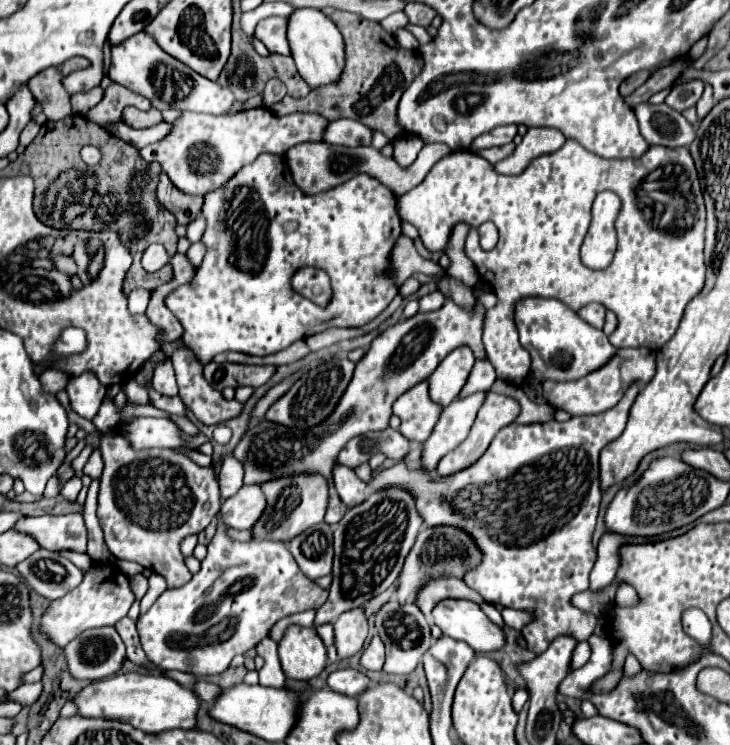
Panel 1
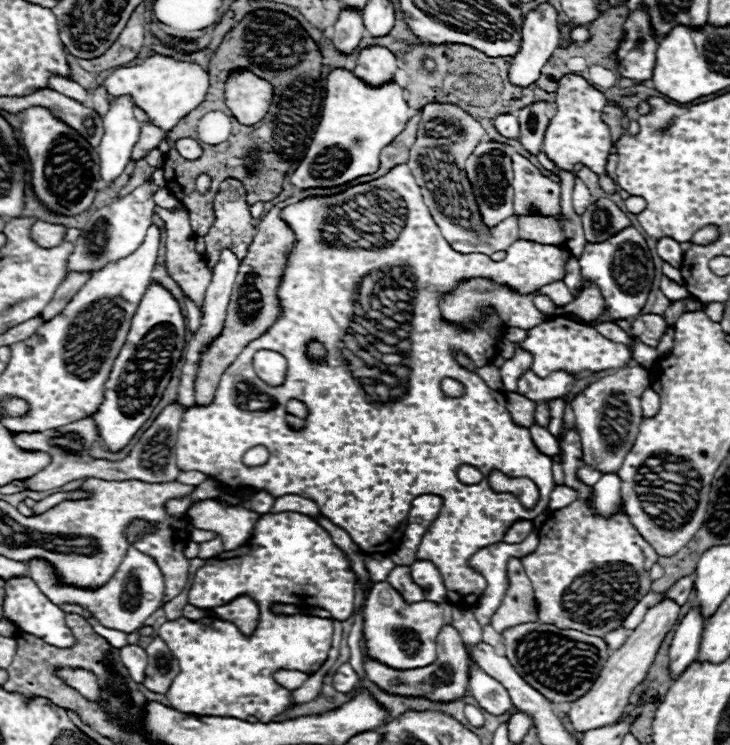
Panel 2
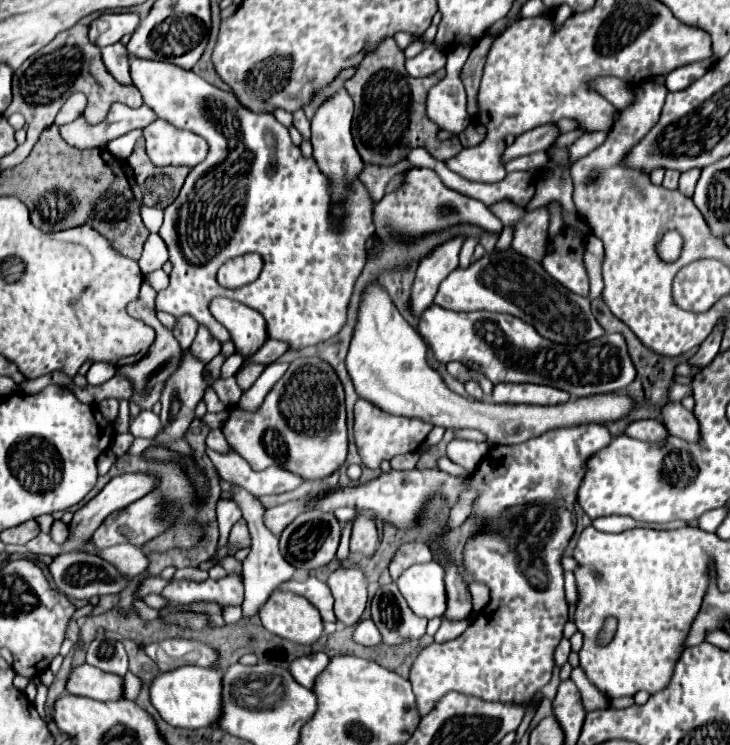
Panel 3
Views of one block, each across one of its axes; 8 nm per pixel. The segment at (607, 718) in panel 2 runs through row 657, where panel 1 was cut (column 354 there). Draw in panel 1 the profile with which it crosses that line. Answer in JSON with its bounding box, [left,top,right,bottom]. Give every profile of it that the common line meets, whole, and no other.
[334,608,368,660]

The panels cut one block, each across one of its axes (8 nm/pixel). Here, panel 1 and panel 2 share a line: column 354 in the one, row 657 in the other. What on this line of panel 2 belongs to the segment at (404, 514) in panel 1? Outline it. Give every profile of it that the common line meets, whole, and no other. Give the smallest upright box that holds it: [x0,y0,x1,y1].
[502,622,610,704]

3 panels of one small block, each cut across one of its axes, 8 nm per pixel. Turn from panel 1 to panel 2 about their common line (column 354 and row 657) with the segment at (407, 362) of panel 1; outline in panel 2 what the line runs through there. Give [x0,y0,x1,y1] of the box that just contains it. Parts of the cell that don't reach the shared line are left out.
[364,582,440,670]

